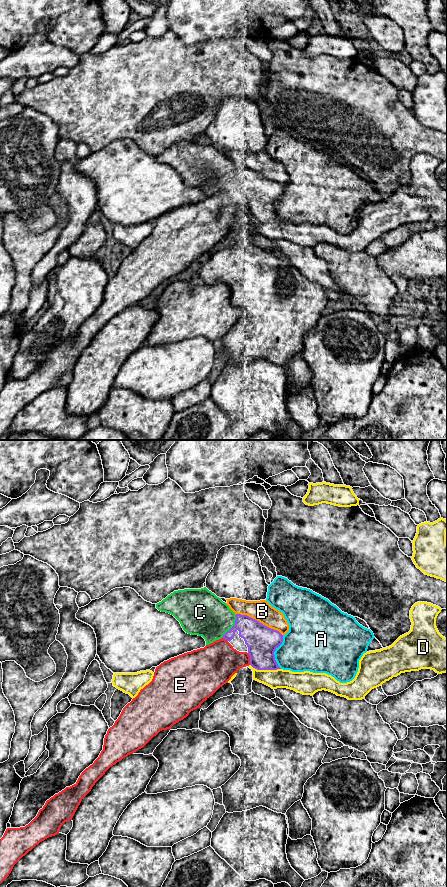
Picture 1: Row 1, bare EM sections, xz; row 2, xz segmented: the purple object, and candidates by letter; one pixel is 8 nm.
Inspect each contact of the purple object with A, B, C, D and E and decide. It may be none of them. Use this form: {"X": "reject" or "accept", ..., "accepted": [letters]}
{"A": "reject", "B": "reject", "C": "accept", "D": "reject", "E": "reject", "accepted": ["C"]}

